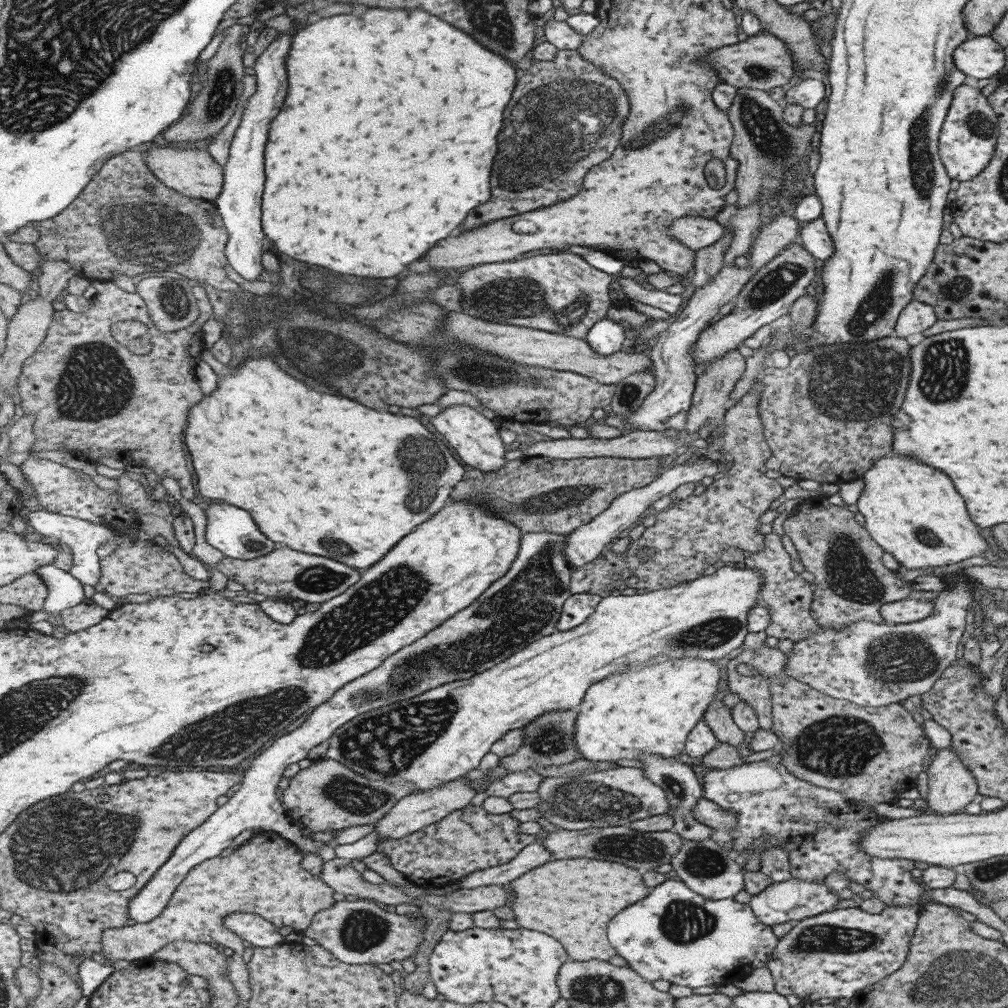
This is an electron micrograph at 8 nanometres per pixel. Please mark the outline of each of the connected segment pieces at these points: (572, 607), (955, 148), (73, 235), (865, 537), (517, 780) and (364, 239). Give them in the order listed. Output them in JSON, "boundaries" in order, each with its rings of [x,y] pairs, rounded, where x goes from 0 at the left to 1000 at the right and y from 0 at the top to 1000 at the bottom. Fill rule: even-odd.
{"boundaries":[[[[570,589],[560,599],[560,607],[554,619],[555,626],[563,626],[579,619],[594,602],[597,592],[592,589]]],[[[952,83],[945,90],[944,97],[932,131],[930,153],[939,176],[952,182],[965,179],[981,163],[989,141],[990,122],[978,95],[975,95],[969,86]]],[[[142,148],[109,157],[68,206],[54,217],[35,222],[37,228],[41,228],[35,246],[43,257],[64,258],[81,275],[112,279],[121,272],[136,274],[142,270],[162,267],[162,270],[172,269],[195,281],[206,281],[234,293],[239,291],[239,284],[221,269],[228,262],[224,250],[227,231],[215,203],[199,196],[184,194],[174,187],[166,186],[149,169]],[[148,184],[152,186],[152,189],[144,188]]],[[[811,491],[808,494],[802,494],[800,496],[796,496],[788,505],[787,508],[781,510],[781,514],[779,514],[776,525],[778,526],[779,532],[783,534],[783,536],[788,541],[788,544],[792,548],[793,552],[793,561],[798,563],[805,569],[807,569],[807,579],[809,580],[809,585],[807,585],[806,589],[806,597],[804,602],[805,613],[809,615],[809,618],[813,622],[821,623],[824,625],[834,625],[834,622],[838,623],[838,621],[842,621],[842,619],[846,619],[846,617],[864,617],[866,619],[878,619],[876,614],[872,612],[872,607],[870,603],[874,603],[876,599],[889,597],[890,595],[900,594],[902,589],[906,589],[906,585],[903,583],[903,579],[897,576],[894,576],[888,572],[888,566],[882,566],[880,563],[876,563],[874,560],[874,551],[876,550],[875,544],[862,532],[862,529],[852,521],[848,514],[846,513],[847,505],[845,503],[837,502],[829,502],[824,501],[820,498],[819,492]]],[[[531,763],[510,766],[489,775],[485,780],[487,790],[509,790],[514,786],[534,786],[540,770]]],[[[366,8],[360,16],[325,16],[316,22],[305,24],[292,36],[288,54],[289,60],[286,55],[284,63],[285,67],[289,67],[289,95],[285,95],[285,107],[281,107],[267,128],[267,139],[263,145],[263,188],[259,202],[259,224],[263,235],[275,244],[280,254],[287,252],[295,258],[316,262],[338,272],[366,276],[394,275],[394,270],[400,270],[400,264],[414,260],[436,238],[447,234],[447,230],[461,220],[469,206],[487,198],[487,171],[491,171],[495,163],[499,171],[499,145],[495,143],[495,131],[499,129],[503,103],[507,101],[517,76],[517,71],[501,56],[487,52],[457,28],[422,10],[382,8]]]]}

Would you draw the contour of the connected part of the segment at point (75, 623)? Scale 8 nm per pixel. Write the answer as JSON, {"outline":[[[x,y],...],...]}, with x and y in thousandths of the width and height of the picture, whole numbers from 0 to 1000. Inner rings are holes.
{"outline":[[[87,596],[63,606],[60,611],[64,625],[74,628],[96,621],[108,608],[109,606],[104,605],[102,601]]]}

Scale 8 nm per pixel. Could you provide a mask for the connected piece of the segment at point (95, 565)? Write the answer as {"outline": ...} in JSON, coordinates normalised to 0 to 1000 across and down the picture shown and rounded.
{"outline":[[[24,503],[20,510],[28,516],[28,520],[38,529],[45,533],[57,534],[58,537],[64,539],[69,544],[71,560],[66,566],[69,571],[76,573],[82,580],[93,582],[99,579],[101,562],[99,561],[99,555],[96,553],[96,544],[117,533],[117,530],[111,524],[103,520],[94,520],[81,514],[57,510],[45,505],[31,507],[29,503]]]}

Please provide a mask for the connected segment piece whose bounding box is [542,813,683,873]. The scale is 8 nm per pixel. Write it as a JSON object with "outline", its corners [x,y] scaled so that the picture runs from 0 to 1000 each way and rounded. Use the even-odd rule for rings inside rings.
{"outline":[[[665,807],[631,813],[624,819],[581,821],[580,823],[551,822],[538,831],[538,837],[548,846],[551,853],[591,852],[602,853],[632,861],[638,866],[647,864],[666,853],[675,844],[678,832],[669,826],[669,810]]]}

